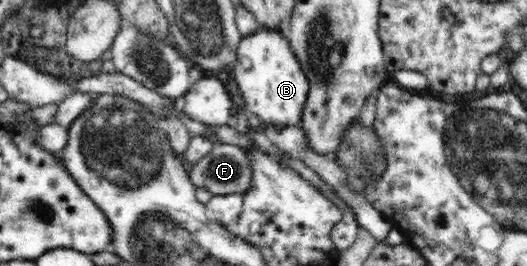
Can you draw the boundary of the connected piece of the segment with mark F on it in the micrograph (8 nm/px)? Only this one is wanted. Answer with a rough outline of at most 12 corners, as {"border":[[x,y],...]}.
{"border":[[215,144],[187,170],[213,195],[245,193],[245,150]]}

